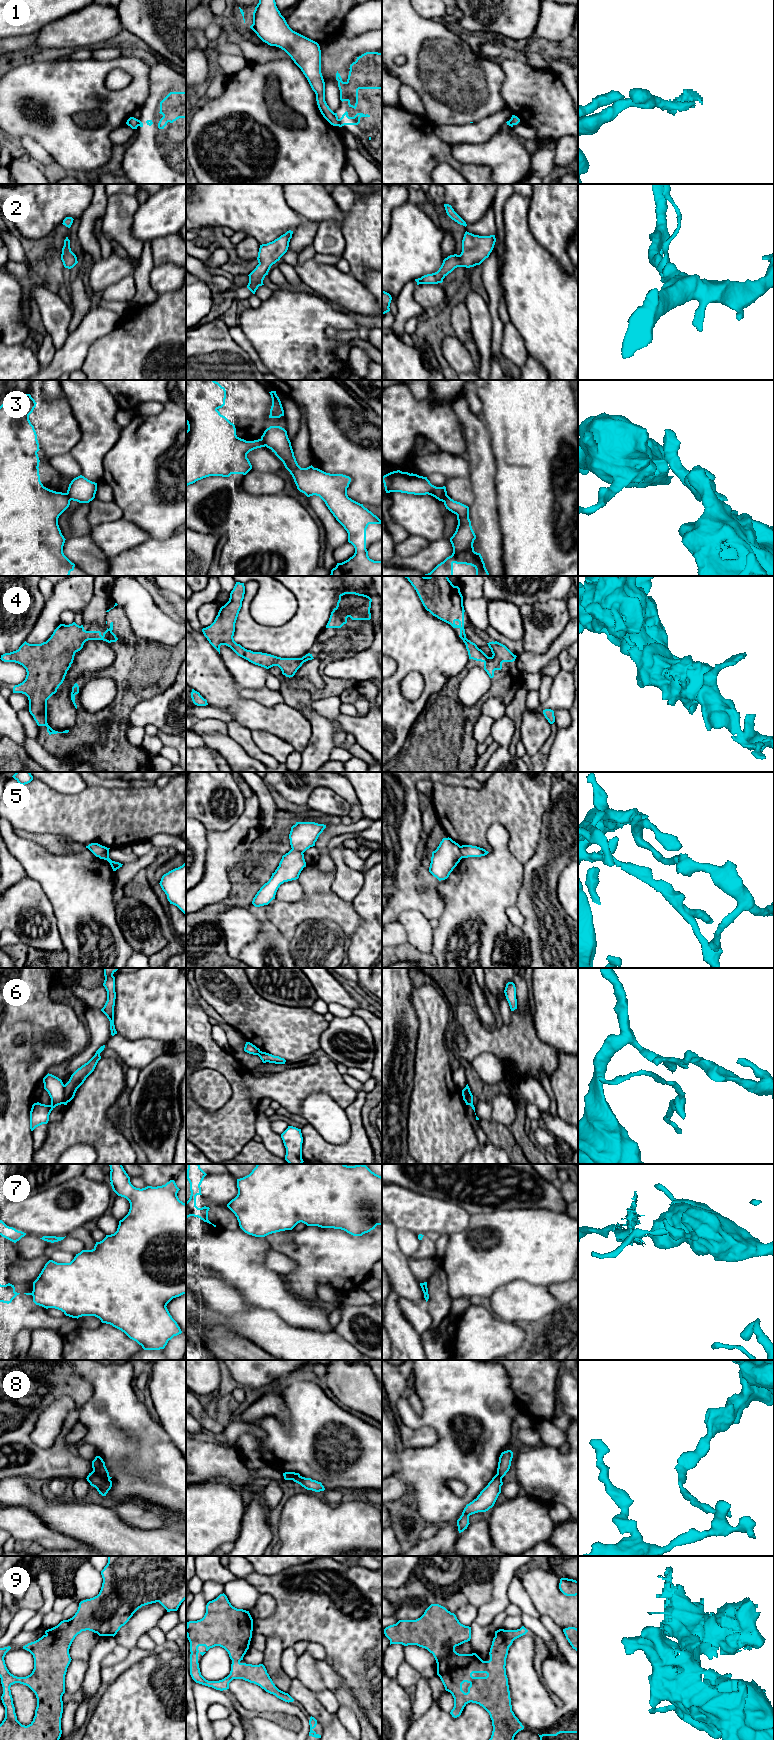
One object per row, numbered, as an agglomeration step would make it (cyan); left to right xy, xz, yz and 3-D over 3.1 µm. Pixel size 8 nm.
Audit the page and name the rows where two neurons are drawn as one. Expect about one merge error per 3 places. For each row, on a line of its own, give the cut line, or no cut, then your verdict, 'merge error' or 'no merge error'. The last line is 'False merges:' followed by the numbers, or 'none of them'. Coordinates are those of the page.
1: cut in xz along (334, 113), (338, 125); merge error
2: no cut; no merge error
3: cut in xz along (261, 438), (265, 445); merge error
4: no cut; no merge error
5: cut in yz along (459, 846), (463, 857); merge error
6: cut in xy along (64, 1085), (64, 1101), (62, 1103); merge error
7: cut in xy along (31, 1293), (33, 1295); merge error
8: cut in xy along (93, 1470), (109, 1479); merge error
9: no cut; no merge error
False merges: 1, 3, 5, 6, 7, 8

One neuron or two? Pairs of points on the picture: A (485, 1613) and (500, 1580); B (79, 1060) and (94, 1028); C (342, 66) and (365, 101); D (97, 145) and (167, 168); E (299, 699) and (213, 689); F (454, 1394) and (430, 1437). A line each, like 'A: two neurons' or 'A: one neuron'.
A: one neuron
B: one neuron
C: one neuron
D: two neurons
E: two neurons
F: two neurons

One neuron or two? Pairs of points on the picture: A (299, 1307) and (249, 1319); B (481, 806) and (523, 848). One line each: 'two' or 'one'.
A: two
B: one

